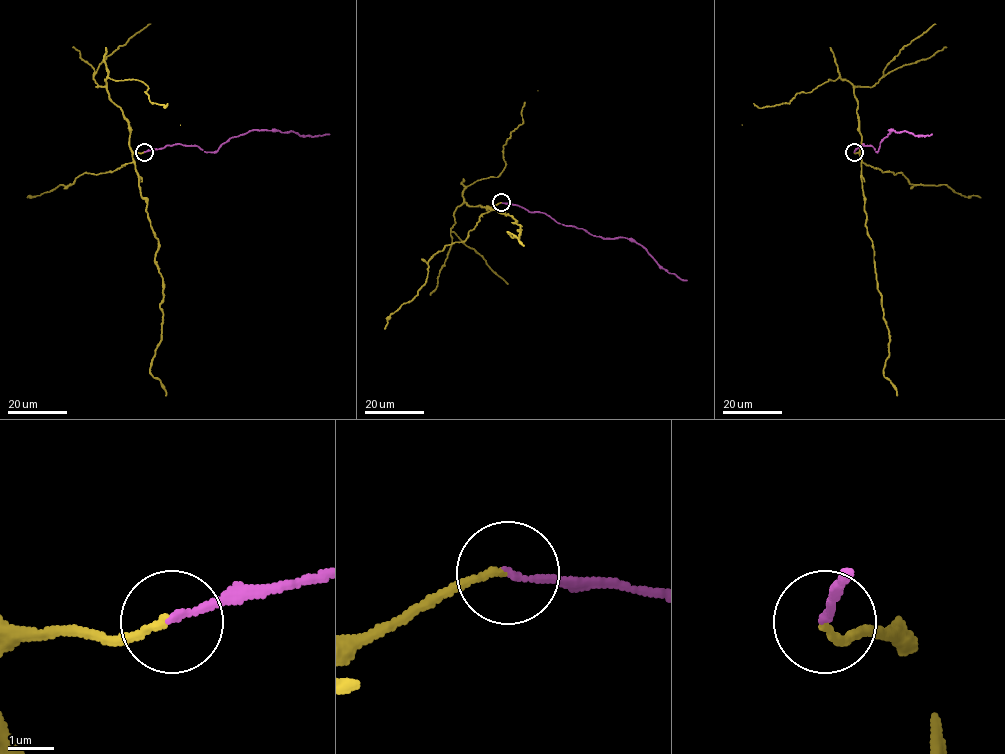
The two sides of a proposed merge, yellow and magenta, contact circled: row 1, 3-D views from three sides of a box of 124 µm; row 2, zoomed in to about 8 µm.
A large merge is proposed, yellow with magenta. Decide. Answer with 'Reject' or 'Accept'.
Accept

